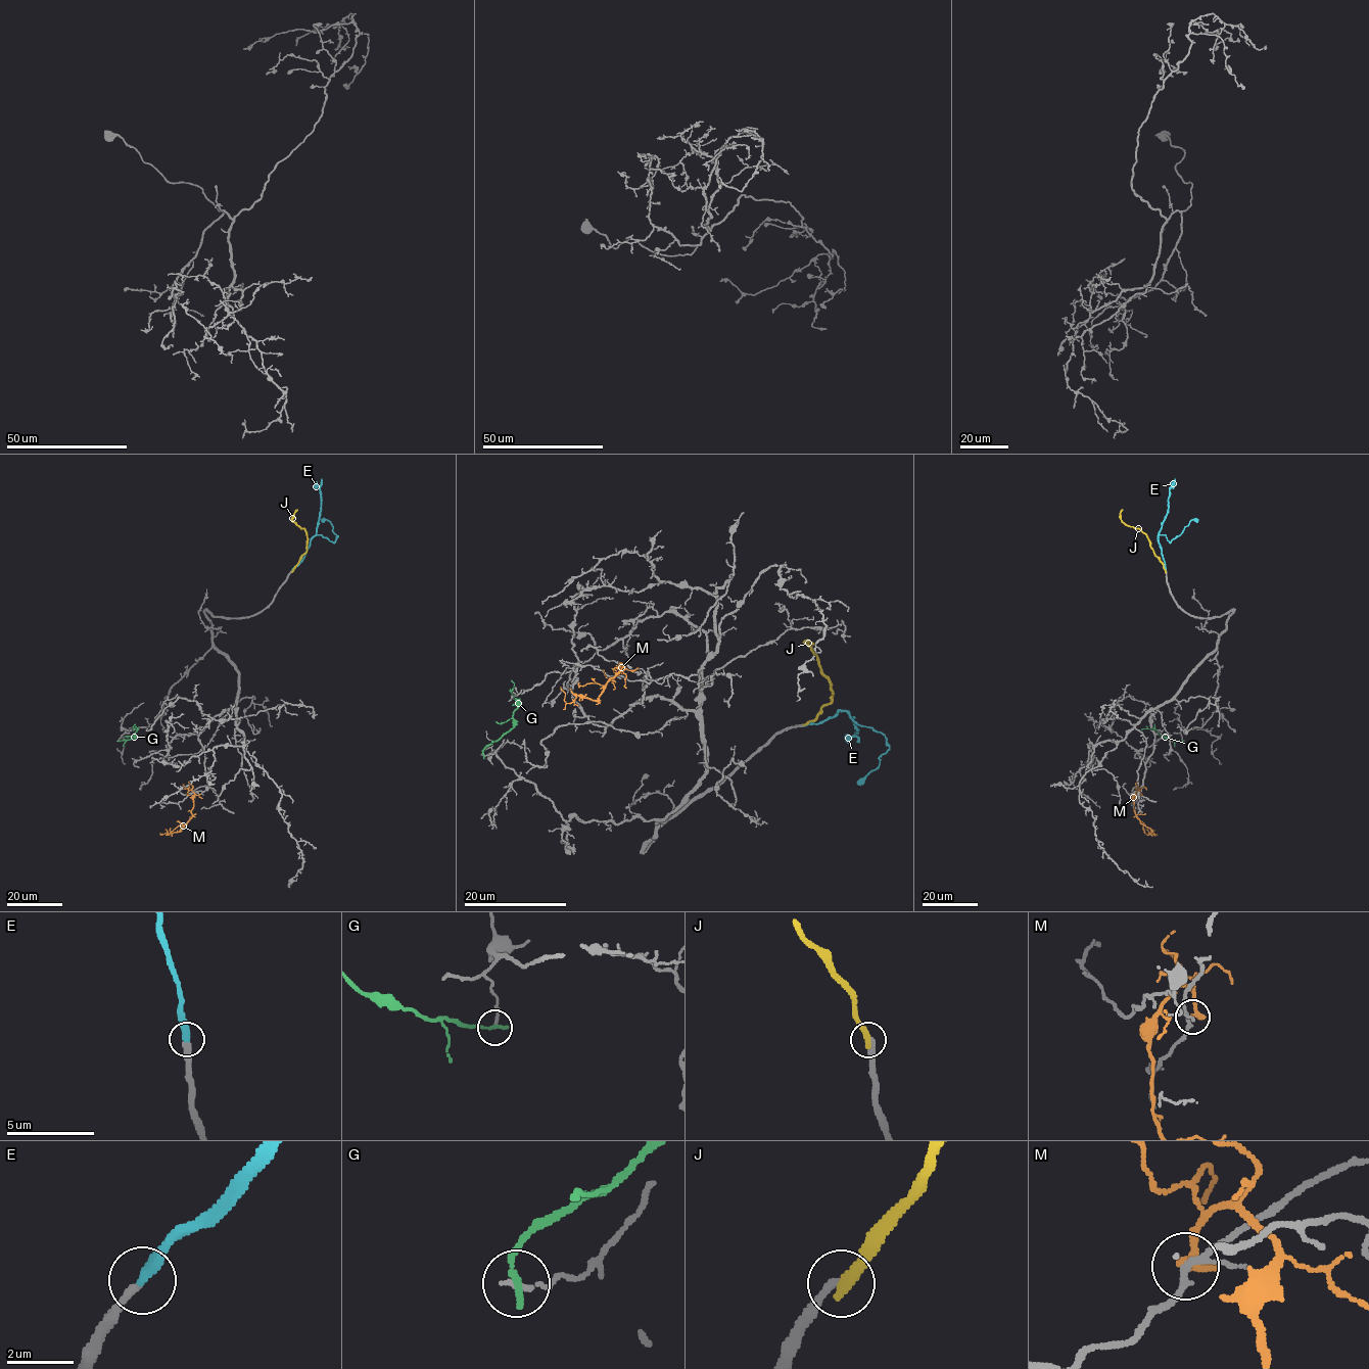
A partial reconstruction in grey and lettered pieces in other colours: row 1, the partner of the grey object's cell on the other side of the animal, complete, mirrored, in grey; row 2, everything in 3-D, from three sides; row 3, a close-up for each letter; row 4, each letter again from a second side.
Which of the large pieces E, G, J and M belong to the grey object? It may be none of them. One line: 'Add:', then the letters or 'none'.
Add: E

